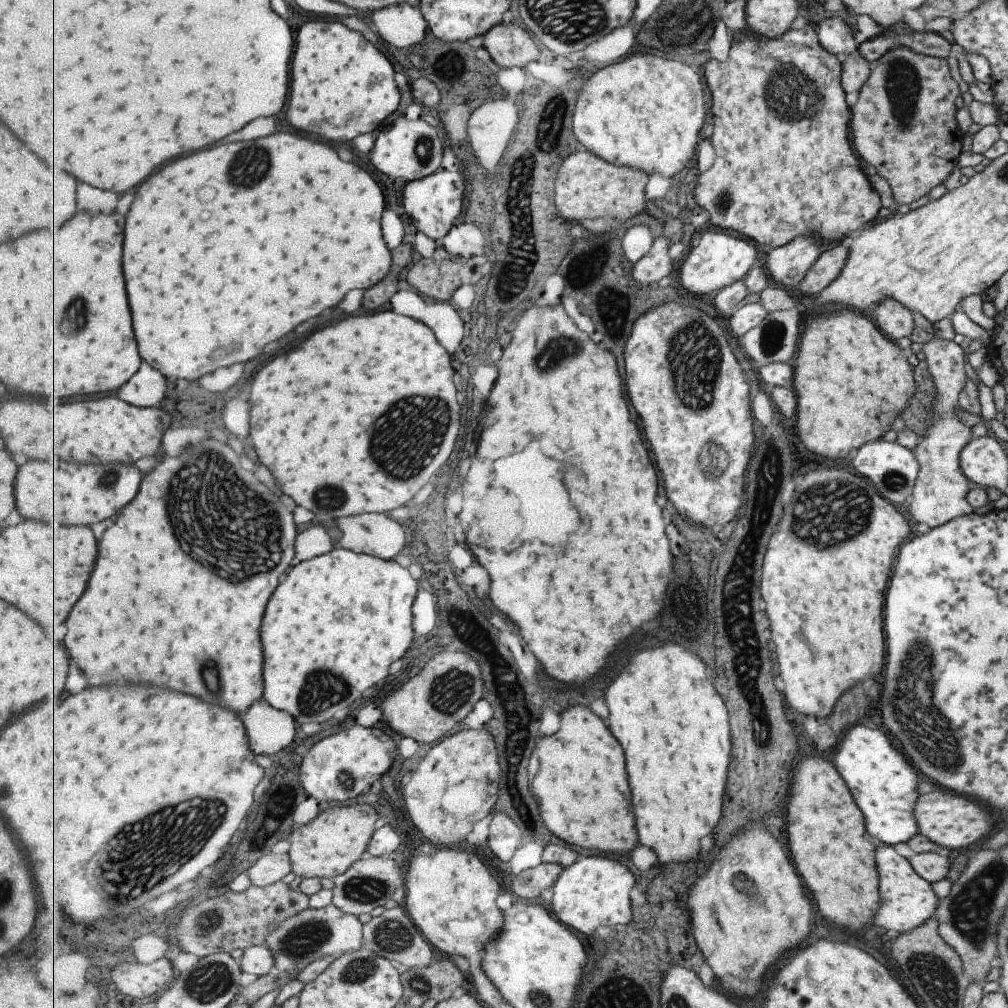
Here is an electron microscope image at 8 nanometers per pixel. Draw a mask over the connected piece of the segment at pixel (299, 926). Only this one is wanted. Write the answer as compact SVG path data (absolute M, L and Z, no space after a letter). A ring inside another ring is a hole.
M331 904L322 909L308 907L301 914L288 918L282 922L267 939L267 946L271 948L276 960L276 974L278 987L292 979L299 978L299 974L311 963L333 955L341 955L365 948L364 924L355 915L347 914Z

